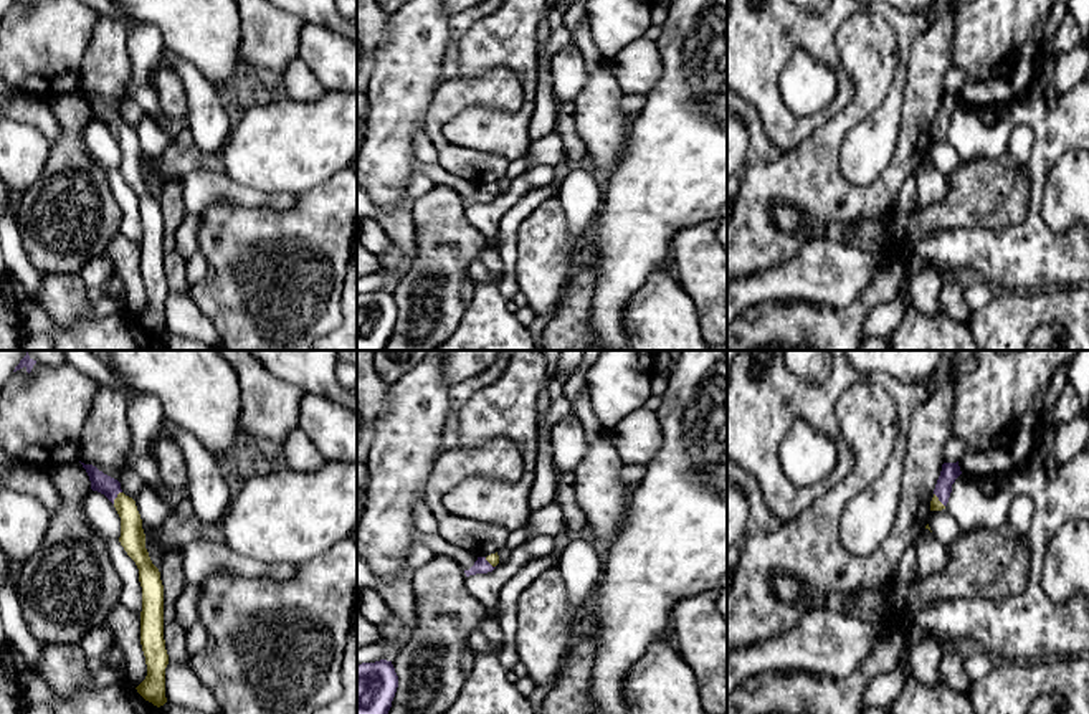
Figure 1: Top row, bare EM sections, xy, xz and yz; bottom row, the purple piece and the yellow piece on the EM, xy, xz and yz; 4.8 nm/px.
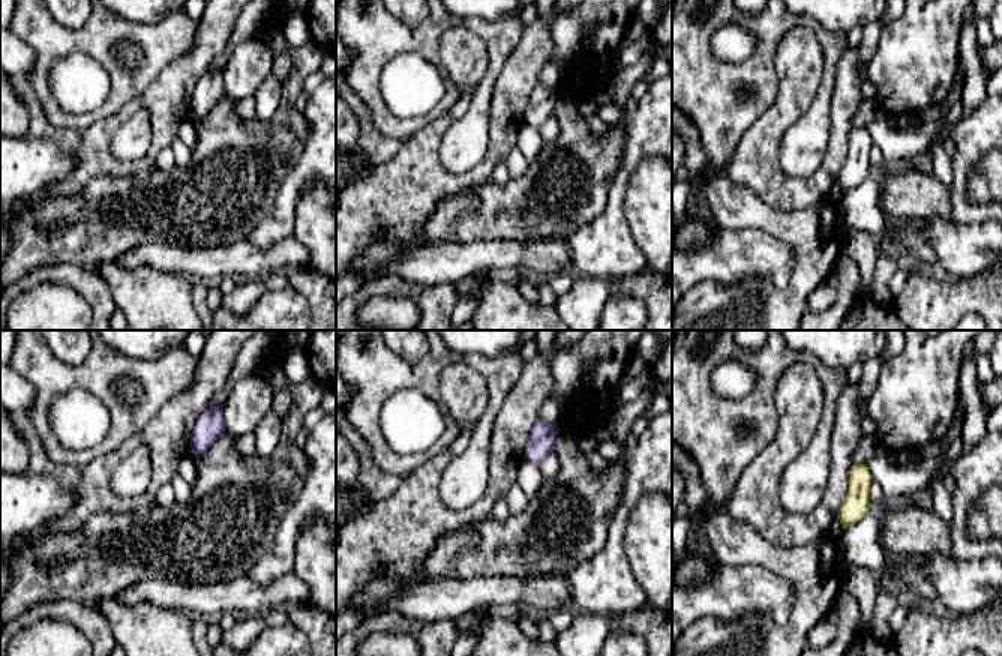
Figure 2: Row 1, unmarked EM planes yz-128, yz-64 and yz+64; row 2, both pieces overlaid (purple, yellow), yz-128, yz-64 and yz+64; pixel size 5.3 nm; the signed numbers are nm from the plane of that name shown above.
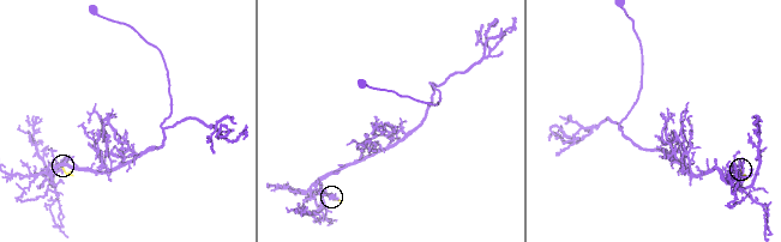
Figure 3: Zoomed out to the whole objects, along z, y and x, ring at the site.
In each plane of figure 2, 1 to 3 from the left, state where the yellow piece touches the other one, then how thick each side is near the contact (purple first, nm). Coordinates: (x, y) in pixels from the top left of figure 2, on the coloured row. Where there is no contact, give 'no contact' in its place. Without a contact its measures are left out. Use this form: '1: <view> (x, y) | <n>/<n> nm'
1: no contact
2: no contact
3: no contact

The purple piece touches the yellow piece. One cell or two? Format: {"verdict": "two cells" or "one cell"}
{"verdict": "one cell"}

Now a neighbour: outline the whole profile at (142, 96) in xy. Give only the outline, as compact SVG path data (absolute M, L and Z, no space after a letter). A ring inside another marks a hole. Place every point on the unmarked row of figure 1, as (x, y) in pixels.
M131 79L127 89L131 99L144 111L145 119L154 119L162 114L157 94L149 86L137 84Z

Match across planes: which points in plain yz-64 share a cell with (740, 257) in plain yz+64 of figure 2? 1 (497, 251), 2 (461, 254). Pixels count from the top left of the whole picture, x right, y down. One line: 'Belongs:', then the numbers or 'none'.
Belongs: 1, 2

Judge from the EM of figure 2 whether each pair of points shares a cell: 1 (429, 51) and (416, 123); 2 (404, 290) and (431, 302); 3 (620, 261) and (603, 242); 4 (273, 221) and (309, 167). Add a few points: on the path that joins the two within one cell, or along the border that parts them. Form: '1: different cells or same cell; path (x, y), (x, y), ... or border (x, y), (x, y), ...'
1: same cell; path (395, 44), (372, 66), (372, 98), (381, 111)
2: same cell; path (410, 290), (425, 296)
3: same cell; path (615, 257), (605, 246)
4: same cell; path (284, 207), (296, 180)

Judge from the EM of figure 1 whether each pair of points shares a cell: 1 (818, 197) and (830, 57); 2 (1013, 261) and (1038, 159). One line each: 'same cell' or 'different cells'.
1: different cells
2: same cell

